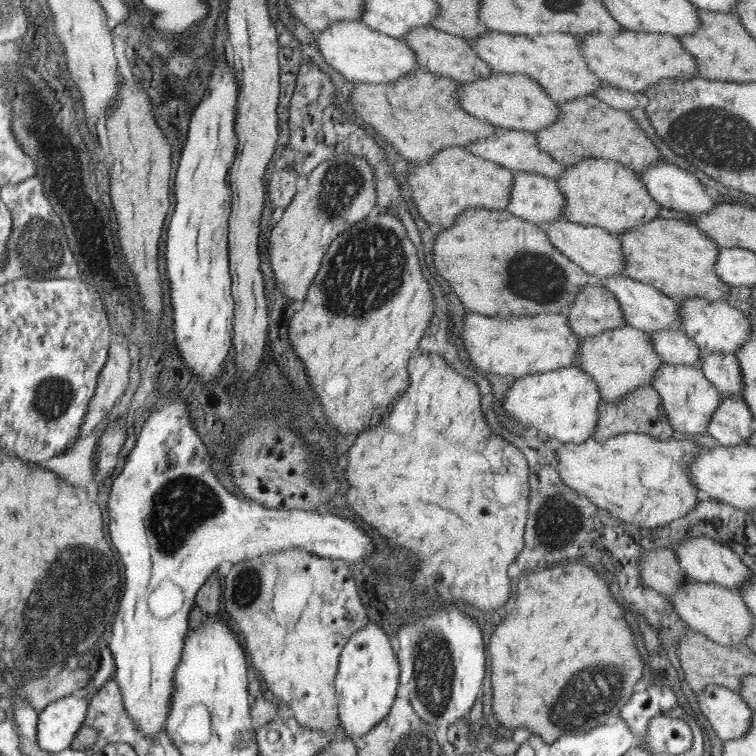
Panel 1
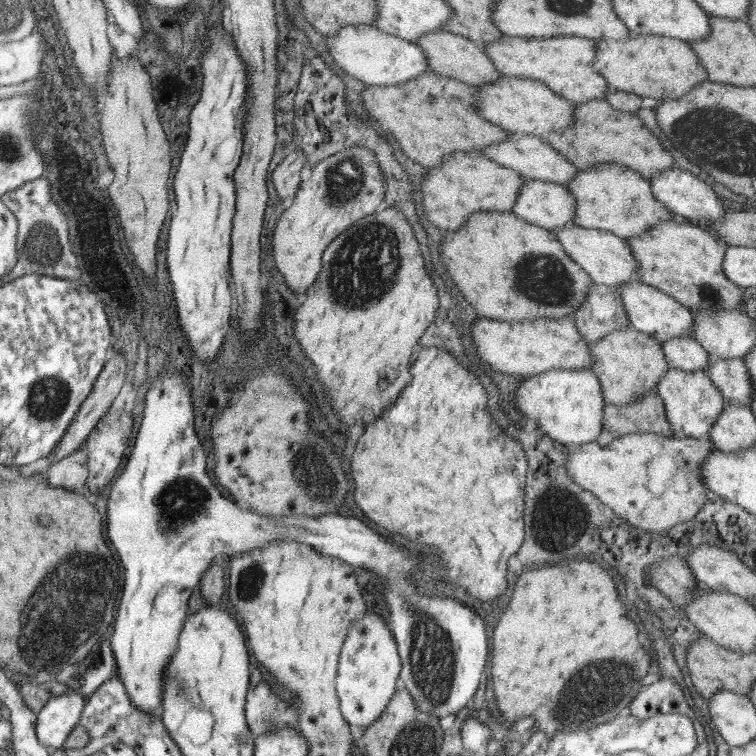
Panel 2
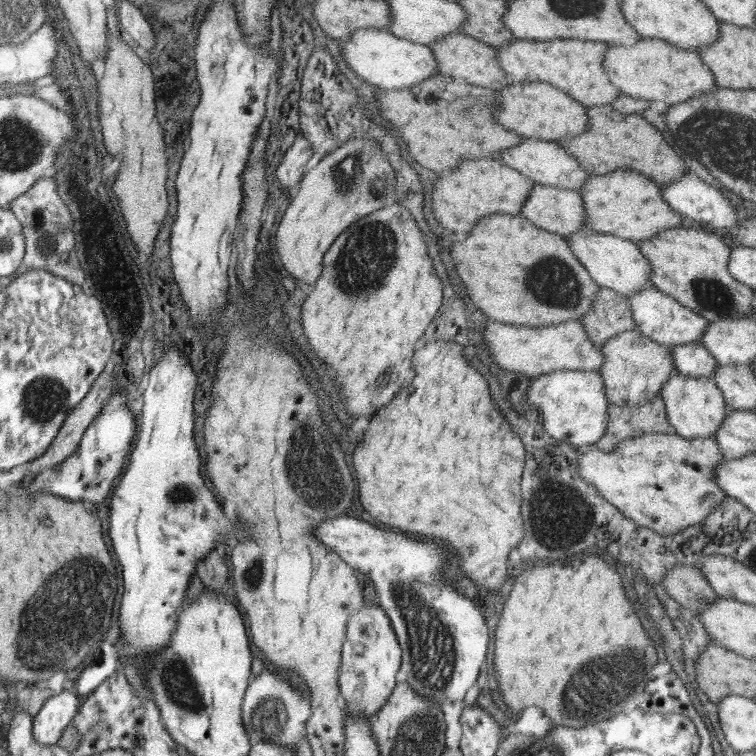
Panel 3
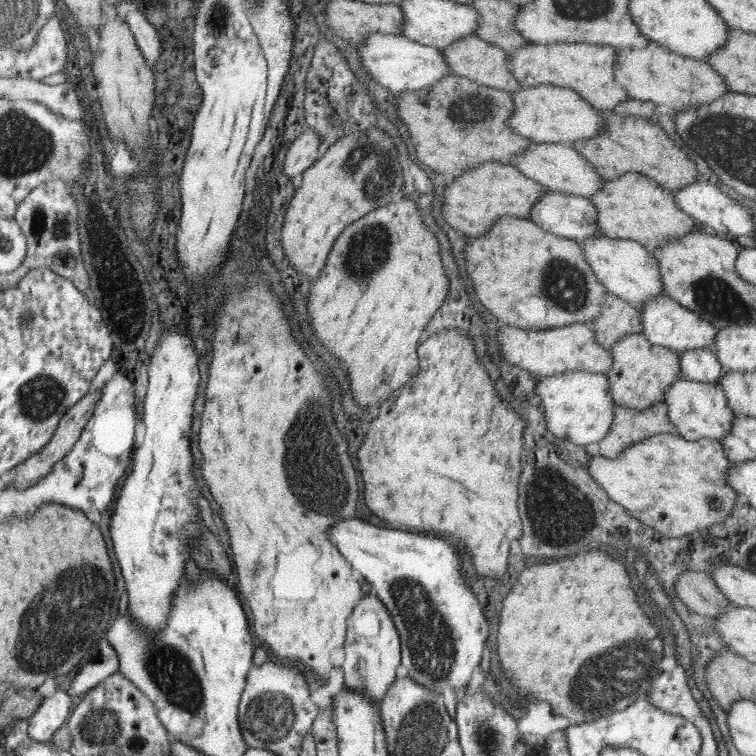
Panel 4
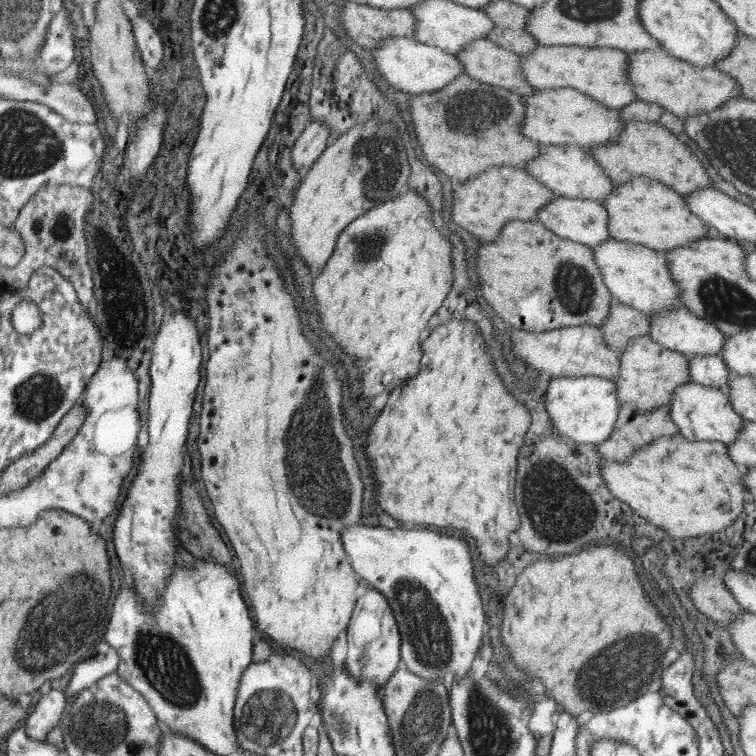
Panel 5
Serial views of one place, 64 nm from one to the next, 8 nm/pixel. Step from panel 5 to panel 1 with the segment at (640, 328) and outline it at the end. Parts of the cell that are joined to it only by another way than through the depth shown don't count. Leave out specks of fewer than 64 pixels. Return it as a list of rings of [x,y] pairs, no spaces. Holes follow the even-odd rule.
[[[594,281],[580,290],[579,297],[569,306],[566,314],[570,330],[580,339],[627,325],[624,311],[614,294]]]

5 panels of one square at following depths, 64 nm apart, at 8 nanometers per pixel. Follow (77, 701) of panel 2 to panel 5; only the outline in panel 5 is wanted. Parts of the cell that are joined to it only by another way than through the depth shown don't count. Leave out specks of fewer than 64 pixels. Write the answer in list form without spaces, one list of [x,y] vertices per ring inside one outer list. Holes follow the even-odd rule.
[[[52,688],[48,694],[38,696],[36,691],[36,697],[34,698],[34,704],[30,714],[26,717],[26,723],[24,728],[27,731],[27,735],[37,741],[46,740],[46,734],[58,726],[60,718],[63,718],[64,708],[66,708],[66,698],[64,693]]]

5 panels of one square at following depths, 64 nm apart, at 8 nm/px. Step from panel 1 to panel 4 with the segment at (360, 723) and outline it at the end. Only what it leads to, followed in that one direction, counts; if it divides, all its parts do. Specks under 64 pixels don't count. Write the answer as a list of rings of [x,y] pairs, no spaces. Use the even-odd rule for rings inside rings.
[[[373,592],[364,595],[347,622],[344,642],[346,654],[342,664],[344,685],[352,691],[364,691],[371,701],[379,706],[397,678],[396,668],[400,666],[400,639],[395,621],[384,603]]]

